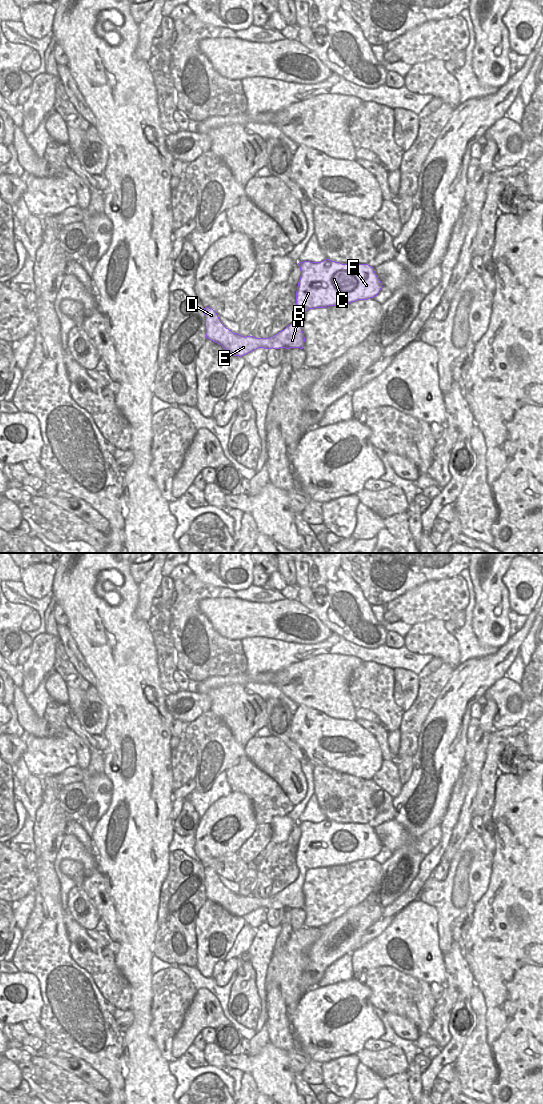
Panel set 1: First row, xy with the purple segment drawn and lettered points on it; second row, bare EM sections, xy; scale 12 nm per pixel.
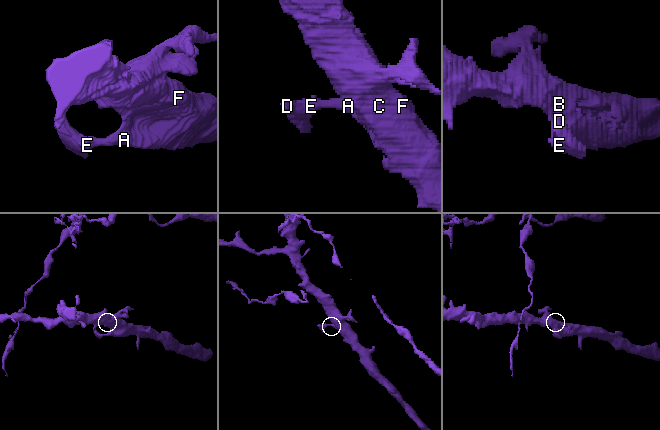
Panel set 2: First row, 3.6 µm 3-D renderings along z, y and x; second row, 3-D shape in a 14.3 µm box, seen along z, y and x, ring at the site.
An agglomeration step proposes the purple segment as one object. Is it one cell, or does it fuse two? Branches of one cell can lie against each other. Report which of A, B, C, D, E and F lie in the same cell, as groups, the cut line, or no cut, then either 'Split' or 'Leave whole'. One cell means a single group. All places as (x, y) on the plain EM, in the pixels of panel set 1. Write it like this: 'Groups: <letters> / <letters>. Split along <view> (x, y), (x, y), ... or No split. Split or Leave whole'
Groups: A B C D E F. No split. Leave whole

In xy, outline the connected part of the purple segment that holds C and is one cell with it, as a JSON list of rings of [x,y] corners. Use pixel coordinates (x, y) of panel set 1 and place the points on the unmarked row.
[[[325,819],[321,822],[299,822],[297,825],[301,837],[296,851],[298,877],[293,883],[269,898],[244,897],[226,888],[217,873],[205,867],[206,898],[239,917],[258,908],[303,909],[305,897],[302,886],[307,870],[374,858],[383,847],[374,828],[368,824],[342,824]]]

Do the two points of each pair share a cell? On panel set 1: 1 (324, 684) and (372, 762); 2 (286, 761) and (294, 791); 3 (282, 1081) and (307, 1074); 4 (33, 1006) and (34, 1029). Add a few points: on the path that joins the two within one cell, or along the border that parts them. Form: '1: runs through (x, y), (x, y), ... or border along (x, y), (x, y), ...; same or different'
1: border along (323, 712), (338, 719), (355, 721); different
2: runs through (286, 768), (292, 784); same
3: border along (297, 1052), (307, 1062), (306, 1067), (300, 1073); different
4: border along (38, 1020), (23, 1020), (20, 1022); different

